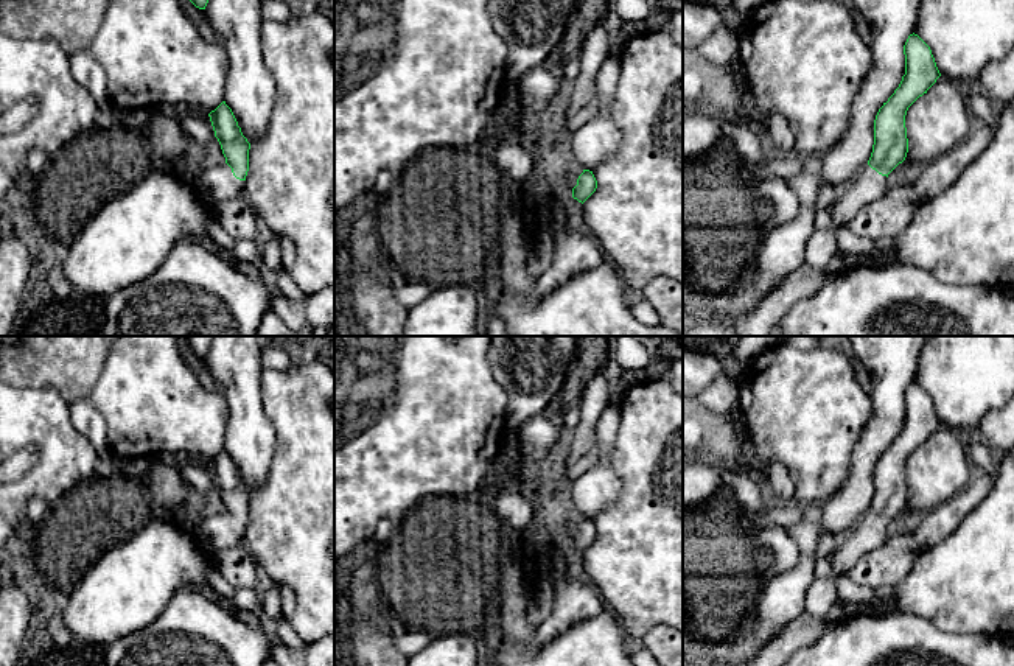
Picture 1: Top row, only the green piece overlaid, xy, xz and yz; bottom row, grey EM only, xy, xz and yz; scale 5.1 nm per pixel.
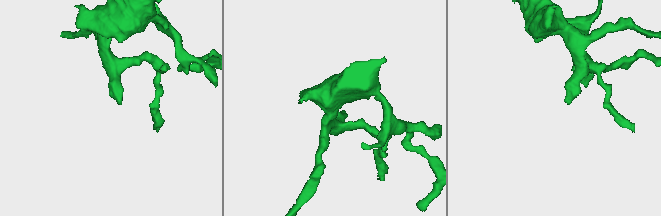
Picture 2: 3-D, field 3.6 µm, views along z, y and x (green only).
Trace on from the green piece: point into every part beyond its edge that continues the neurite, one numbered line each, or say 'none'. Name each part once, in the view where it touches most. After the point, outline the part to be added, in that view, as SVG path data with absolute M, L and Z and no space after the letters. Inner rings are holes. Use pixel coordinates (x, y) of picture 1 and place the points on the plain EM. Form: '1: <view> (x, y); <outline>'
1: xy (213, 534); M227 512L219 517L198 518L194 531L199 545L210 556L241 546L244 538L244 529L236 528Z

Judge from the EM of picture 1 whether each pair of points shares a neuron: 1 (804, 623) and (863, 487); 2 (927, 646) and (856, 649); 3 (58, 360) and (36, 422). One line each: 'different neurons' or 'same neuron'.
1: different neurons
2: same neuron
3: different neurons

